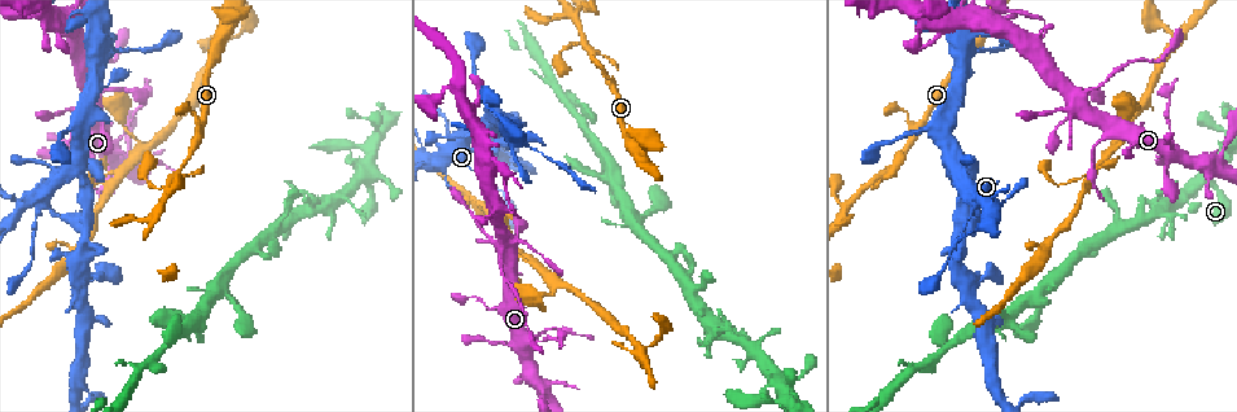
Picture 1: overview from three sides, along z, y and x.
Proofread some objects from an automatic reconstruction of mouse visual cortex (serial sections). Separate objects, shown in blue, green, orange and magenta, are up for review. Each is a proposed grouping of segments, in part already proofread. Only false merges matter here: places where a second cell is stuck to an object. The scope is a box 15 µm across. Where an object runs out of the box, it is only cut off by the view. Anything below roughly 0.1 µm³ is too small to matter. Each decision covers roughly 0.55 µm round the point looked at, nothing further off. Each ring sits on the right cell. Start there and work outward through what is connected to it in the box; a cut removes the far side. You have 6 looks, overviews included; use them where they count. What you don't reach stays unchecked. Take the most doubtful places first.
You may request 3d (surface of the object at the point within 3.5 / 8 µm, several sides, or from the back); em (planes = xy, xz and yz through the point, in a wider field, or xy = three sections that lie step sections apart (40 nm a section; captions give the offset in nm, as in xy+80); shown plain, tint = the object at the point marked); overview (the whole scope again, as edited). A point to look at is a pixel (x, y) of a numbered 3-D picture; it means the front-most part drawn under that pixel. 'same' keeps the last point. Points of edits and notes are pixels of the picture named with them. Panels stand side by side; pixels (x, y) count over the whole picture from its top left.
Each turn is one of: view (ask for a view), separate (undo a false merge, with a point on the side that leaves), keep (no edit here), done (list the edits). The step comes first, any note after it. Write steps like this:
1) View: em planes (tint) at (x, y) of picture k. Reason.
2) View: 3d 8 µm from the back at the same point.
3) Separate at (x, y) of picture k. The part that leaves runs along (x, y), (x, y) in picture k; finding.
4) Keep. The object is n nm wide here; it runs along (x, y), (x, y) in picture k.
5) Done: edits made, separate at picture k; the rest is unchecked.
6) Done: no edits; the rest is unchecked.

View: 3d 3.5 µm at (499, 261) of picture 1. Sudden change in width.

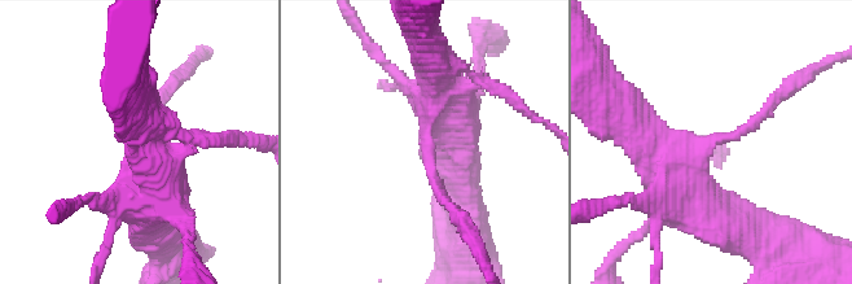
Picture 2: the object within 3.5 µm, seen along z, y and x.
View: em xy step 5 (tint) at (721, 138) of picture 2.

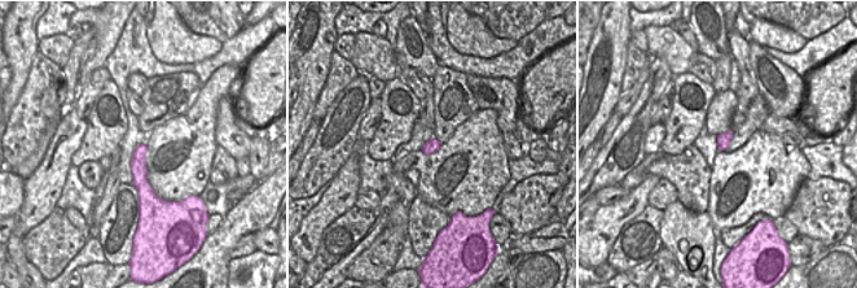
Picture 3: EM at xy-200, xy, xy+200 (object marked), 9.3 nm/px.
Keep. The arms are 150, 600 nm wide; it runs along (143, 147), (140, 182), (149, 197) in picture 3; all the same cell.

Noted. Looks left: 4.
View: 3d 3.5 µm at (163, 208) of picture 1. Three-way junction.

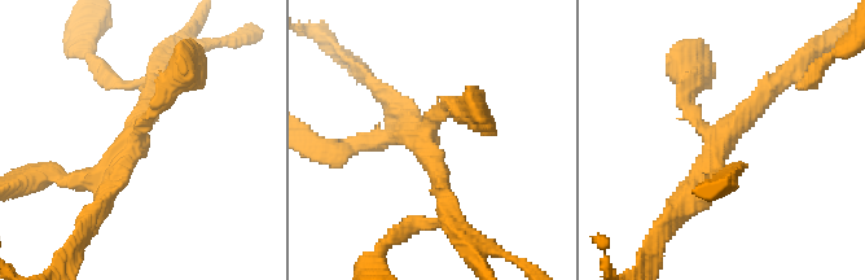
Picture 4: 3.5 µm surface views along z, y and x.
View: em xy step 5 (tint) at (720, 142) of picture 4.

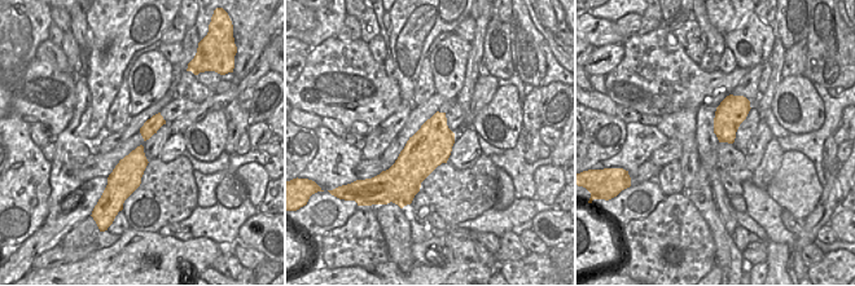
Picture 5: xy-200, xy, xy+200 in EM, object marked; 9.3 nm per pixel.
View: em xy step 2 (tint) at the same point. Cut it another way.

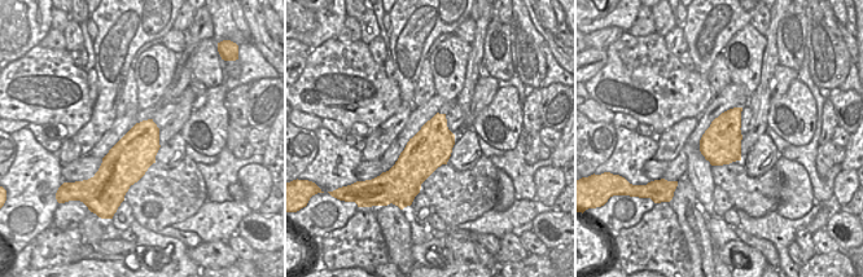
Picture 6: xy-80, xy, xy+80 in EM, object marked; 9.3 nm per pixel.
Keep. It runs along (154, 78), (126, 161), (70, 182) in picture 4; continuous, no second cell.

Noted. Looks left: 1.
Done: no edits; the rest is unchecked.

